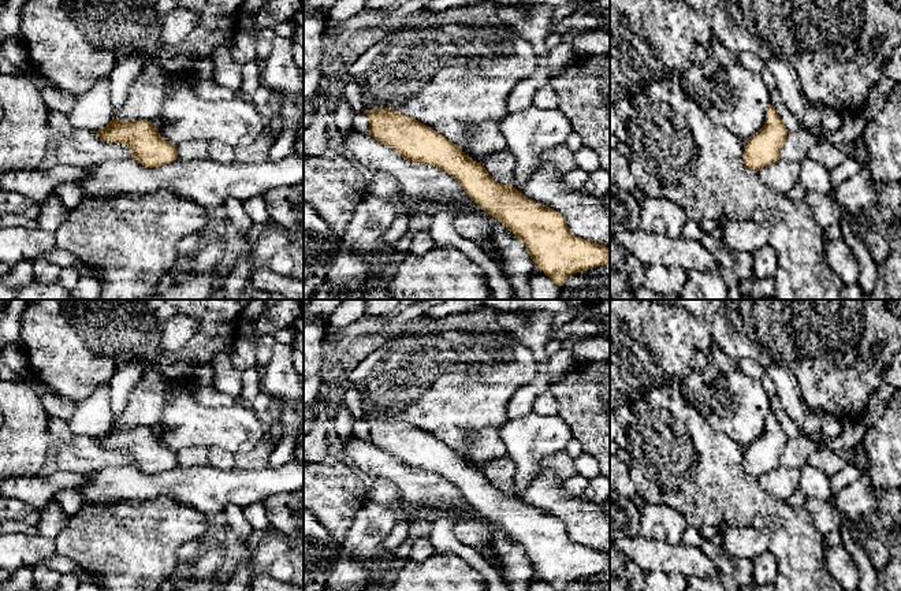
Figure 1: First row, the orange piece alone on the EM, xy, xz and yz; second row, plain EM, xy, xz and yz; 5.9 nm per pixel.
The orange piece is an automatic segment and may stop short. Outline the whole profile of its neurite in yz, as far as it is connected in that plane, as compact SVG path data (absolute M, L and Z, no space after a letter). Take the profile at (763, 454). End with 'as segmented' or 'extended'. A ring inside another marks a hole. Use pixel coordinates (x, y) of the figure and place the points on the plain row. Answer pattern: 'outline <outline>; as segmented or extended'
outline M770 410L763 434L745 446L742 461L744 471L753 477L759 477L779 467L779 460L788 441L789 438L775 413Z; as segmented

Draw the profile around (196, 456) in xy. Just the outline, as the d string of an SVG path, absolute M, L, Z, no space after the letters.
M191 447L176 451L176 461L180 467L208 465L208 449Z

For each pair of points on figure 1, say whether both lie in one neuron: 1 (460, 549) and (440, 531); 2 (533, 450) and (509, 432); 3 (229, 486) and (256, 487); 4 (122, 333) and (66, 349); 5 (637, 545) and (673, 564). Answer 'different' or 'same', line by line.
1: same
2: same
3: same
4: same
5: same

